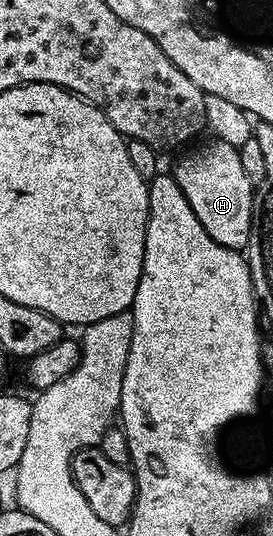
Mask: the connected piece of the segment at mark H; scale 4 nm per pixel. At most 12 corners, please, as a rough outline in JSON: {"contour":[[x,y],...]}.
{"contour":[[219,139],[172,176],[207,234],[243,250],[254,186]]}

